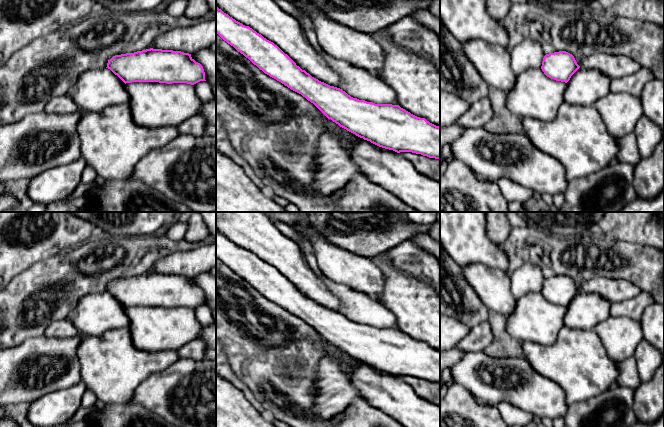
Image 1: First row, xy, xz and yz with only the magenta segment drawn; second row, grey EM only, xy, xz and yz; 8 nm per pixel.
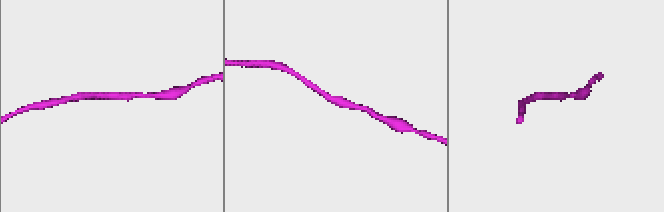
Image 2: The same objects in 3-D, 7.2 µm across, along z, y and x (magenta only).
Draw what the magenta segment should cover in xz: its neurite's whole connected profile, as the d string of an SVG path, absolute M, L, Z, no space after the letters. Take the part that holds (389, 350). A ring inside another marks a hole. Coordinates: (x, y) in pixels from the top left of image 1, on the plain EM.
M216 230L216 257L270 301L313 327L328 343L356 360L397 377L412 376L440 383L440 351L417 341L399 329L375 328L348 319L302 294L277 269L249 250L236 245Z

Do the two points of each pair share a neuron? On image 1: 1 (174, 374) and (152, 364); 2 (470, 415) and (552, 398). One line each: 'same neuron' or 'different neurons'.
1: different neurons
2: different neurons

